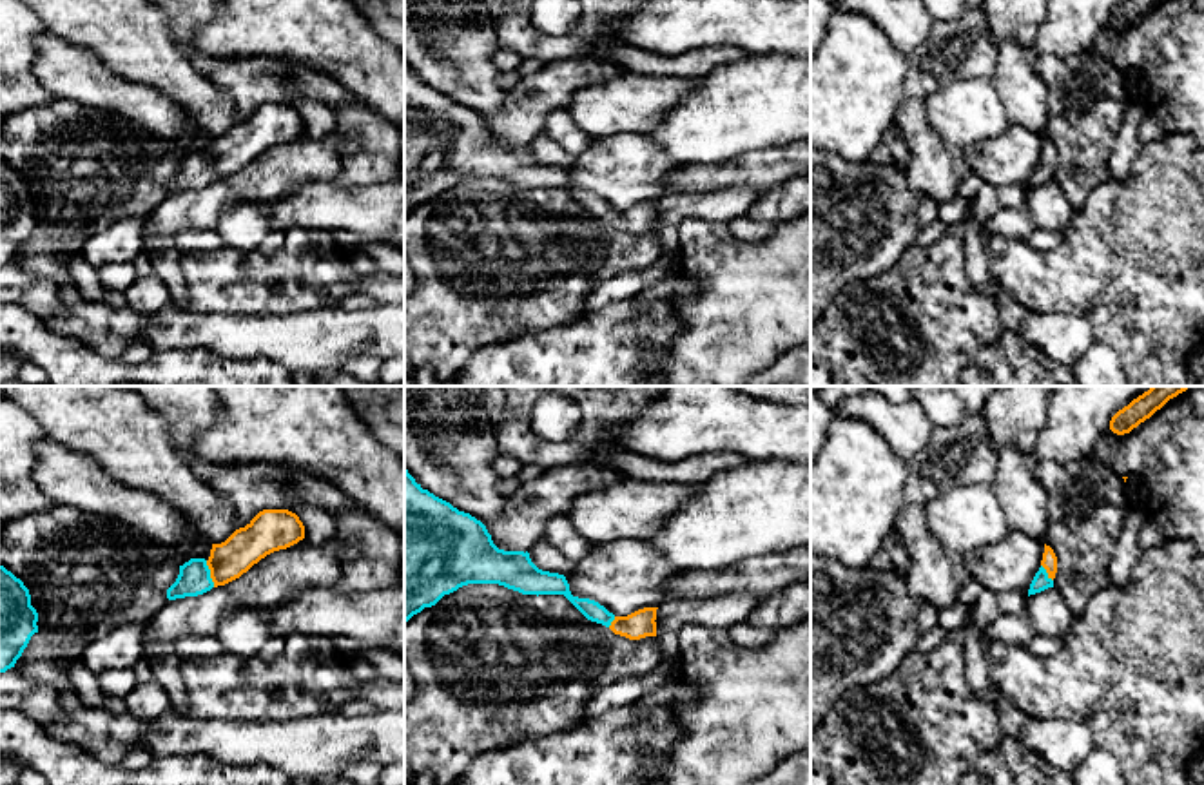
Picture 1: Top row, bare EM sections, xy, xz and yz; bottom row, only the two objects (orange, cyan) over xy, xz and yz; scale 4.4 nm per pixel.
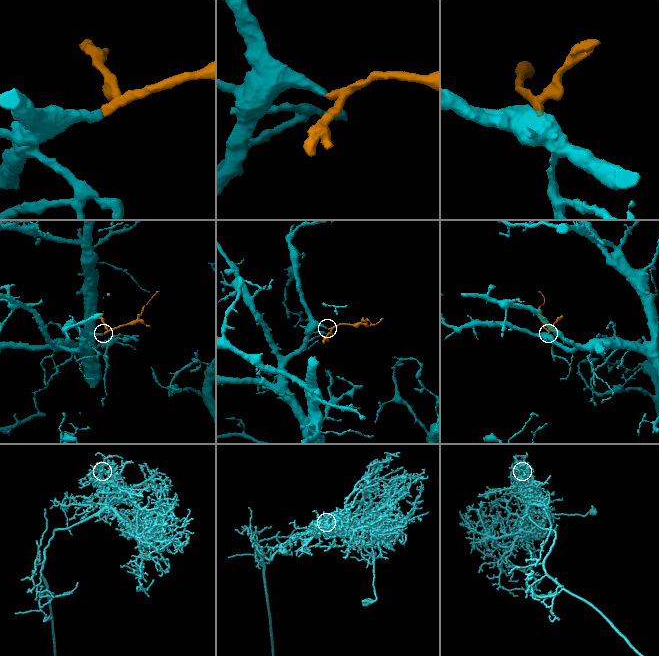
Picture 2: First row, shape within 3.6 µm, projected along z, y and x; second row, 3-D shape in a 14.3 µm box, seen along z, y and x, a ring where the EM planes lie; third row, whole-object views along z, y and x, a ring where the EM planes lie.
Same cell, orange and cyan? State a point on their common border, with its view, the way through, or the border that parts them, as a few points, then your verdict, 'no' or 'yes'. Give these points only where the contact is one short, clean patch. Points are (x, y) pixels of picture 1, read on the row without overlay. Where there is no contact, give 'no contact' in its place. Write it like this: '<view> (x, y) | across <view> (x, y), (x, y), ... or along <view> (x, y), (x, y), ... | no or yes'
xy (211, 167) | across xy (245, 140), (211, 167), (194, 173) | yes

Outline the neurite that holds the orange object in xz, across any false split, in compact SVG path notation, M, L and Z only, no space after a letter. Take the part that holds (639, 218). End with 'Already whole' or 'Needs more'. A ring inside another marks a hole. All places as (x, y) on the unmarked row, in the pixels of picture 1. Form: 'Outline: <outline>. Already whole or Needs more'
Outline: M404 62L404 218L444 189L468 178L499 178L522 189L564 189L587 214L609 221L629 234L656 230L656 203L644 201L627 210L615 210L589 192L573 190L564 169L539 163L526 145L499 143L486 120L470 107L435 91Z. Needs more

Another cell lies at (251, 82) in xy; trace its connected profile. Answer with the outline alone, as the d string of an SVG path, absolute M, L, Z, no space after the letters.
M192 49L189 58L199 73L230 92L236 123L250 118L263 103L285 103L294 96L305 96L332 109L354 96L332 76L292 62L221 60L199 49Z

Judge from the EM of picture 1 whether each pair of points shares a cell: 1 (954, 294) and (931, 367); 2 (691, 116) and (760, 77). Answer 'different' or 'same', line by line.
1: same
2: same

